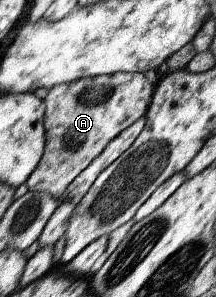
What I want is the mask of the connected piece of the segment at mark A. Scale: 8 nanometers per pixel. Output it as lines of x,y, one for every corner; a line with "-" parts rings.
116,72
54,86
43,99
45,150
26,181
28,189
49,193
60,201
68,185
102,153
108,142
145,115
154,90
155,86
142,72

